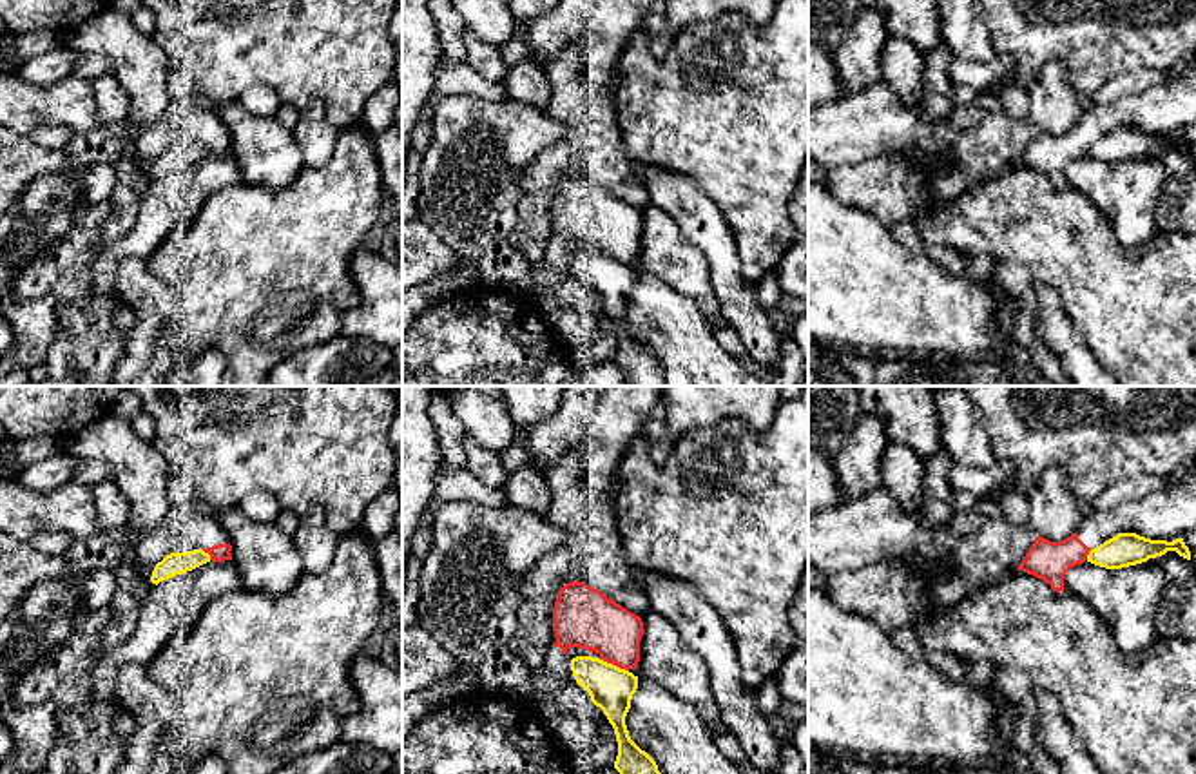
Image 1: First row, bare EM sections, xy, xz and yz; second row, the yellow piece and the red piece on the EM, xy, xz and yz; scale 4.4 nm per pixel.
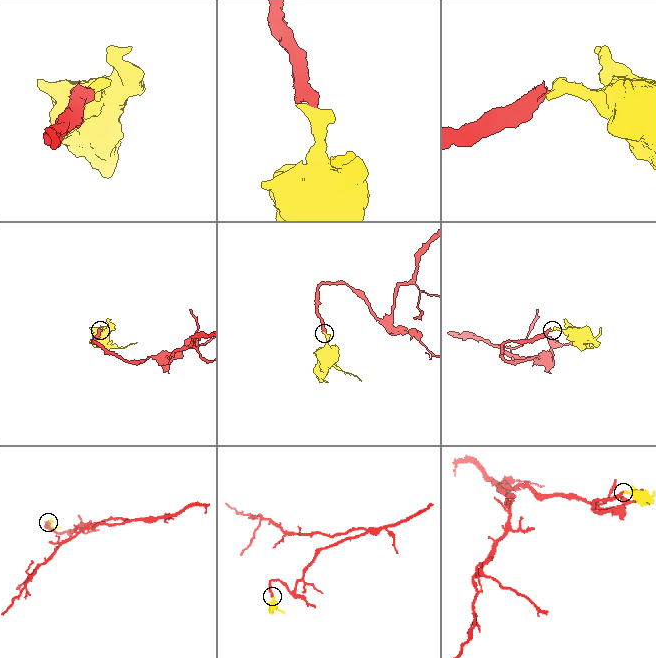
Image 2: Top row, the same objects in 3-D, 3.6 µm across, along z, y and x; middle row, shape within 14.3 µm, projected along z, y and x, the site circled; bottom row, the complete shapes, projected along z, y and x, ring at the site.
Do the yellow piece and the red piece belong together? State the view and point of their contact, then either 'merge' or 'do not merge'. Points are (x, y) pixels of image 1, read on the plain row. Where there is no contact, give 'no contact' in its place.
contact xz (611, 258); do not merge

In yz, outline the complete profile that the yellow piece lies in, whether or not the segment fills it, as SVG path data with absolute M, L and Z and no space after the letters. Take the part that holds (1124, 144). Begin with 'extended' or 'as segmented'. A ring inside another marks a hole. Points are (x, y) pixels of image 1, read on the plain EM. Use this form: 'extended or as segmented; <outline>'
as segmented; M1118 127L1116 131L1091 143L1087 156L1105 163L1122 163L1162 150L1167 145L1176 145L1180 150L1191 154L1191 145L1183 132L1167 136L1151 134L1136 127Z

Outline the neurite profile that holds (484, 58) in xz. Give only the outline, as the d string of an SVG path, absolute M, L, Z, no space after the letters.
M466 31L462 36L466 47L466 63L489 82L504 82L507 67L502 62L500 49L482 42L477 34Z

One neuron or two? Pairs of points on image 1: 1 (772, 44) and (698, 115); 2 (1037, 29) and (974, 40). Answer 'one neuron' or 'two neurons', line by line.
1: one neuron
2: two neurons

